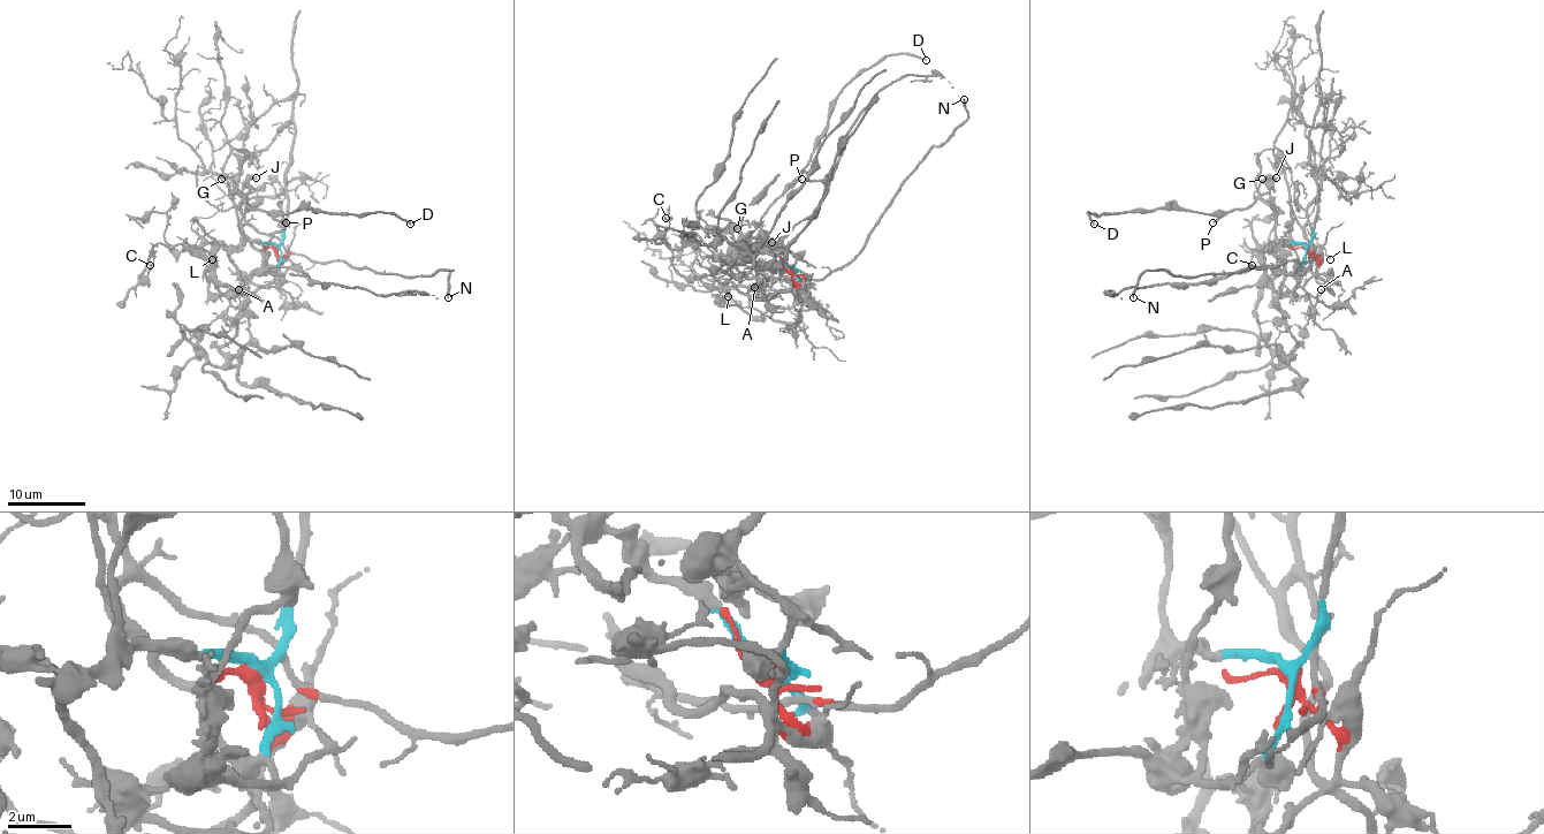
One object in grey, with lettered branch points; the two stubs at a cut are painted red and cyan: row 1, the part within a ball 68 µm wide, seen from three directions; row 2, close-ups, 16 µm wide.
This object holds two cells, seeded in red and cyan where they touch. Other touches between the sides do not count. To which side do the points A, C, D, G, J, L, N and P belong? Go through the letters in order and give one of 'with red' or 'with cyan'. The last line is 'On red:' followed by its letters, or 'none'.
A: with red
C: with red
D: with cyan
G: with cyan
J: with cyan
L: with red
N: with red
P: with cyan
On red: A, C, L, N

